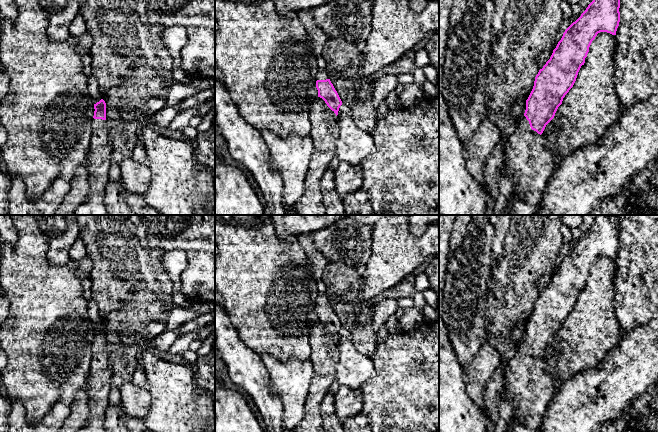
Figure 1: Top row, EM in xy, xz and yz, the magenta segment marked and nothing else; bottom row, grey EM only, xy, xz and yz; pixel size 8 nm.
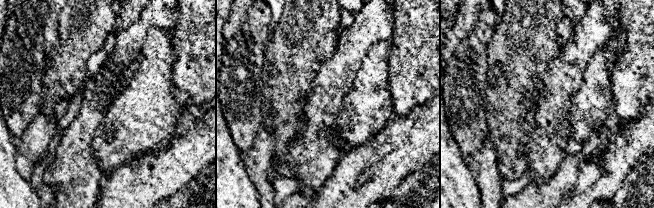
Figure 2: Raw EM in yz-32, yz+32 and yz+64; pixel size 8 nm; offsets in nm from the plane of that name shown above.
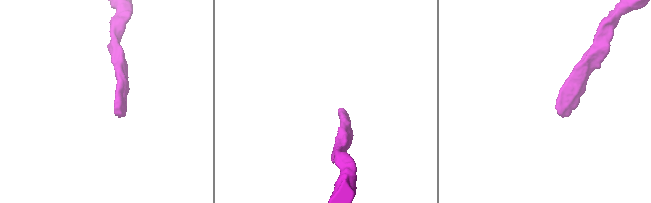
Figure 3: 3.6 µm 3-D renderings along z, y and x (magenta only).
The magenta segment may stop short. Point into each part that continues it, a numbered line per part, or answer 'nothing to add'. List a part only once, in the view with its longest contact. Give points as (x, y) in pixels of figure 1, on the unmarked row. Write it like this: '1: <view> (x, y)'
1: yz (526, 383)

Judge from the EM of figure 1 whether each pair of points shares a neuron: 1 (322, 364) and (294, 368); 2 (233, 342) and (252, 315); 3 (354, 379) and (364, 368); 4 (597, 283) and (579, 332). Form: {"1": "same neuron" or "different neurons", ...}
{"1": "different neurons", "2": "different neurons", "3": "same neuron", "4": "same neuron"}

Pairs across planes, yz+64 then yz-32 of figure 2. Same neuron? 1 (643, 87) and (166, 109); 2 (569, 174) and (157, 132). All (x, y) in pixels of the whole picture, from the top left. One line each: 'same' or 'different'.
1: different
2: different

